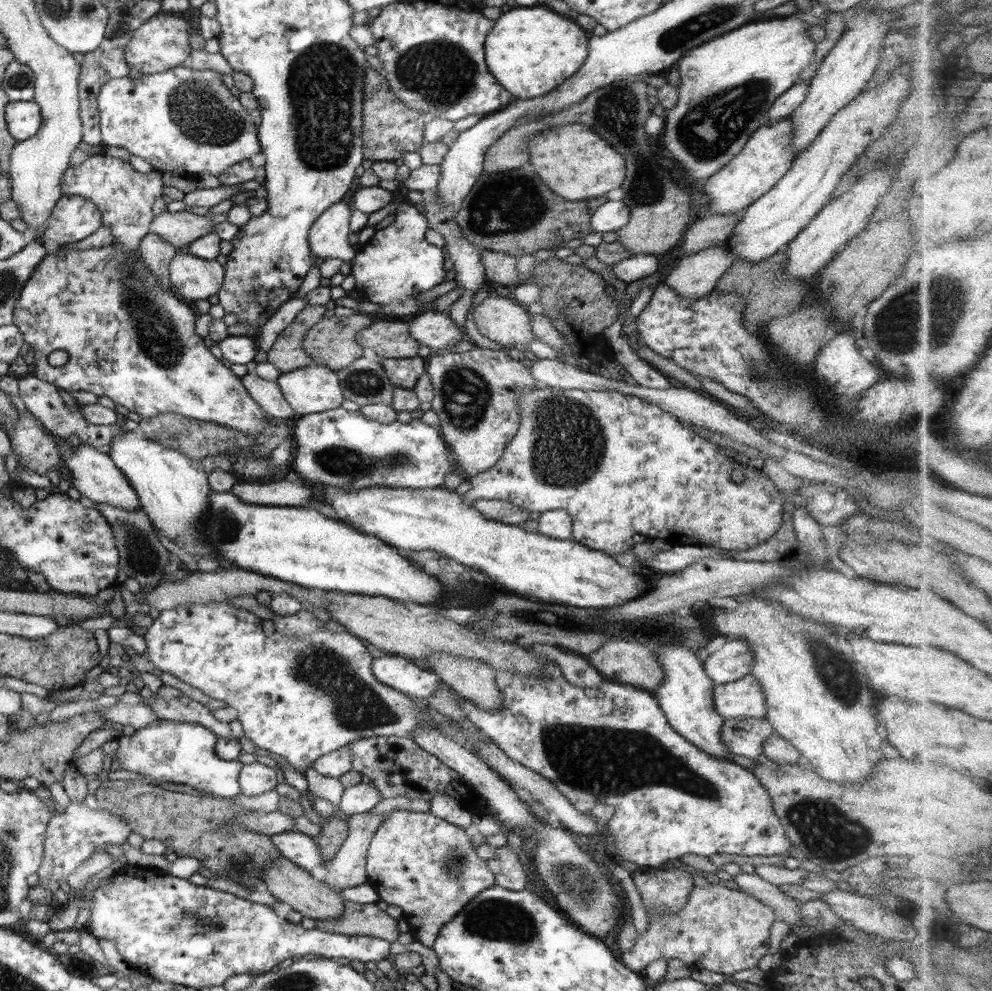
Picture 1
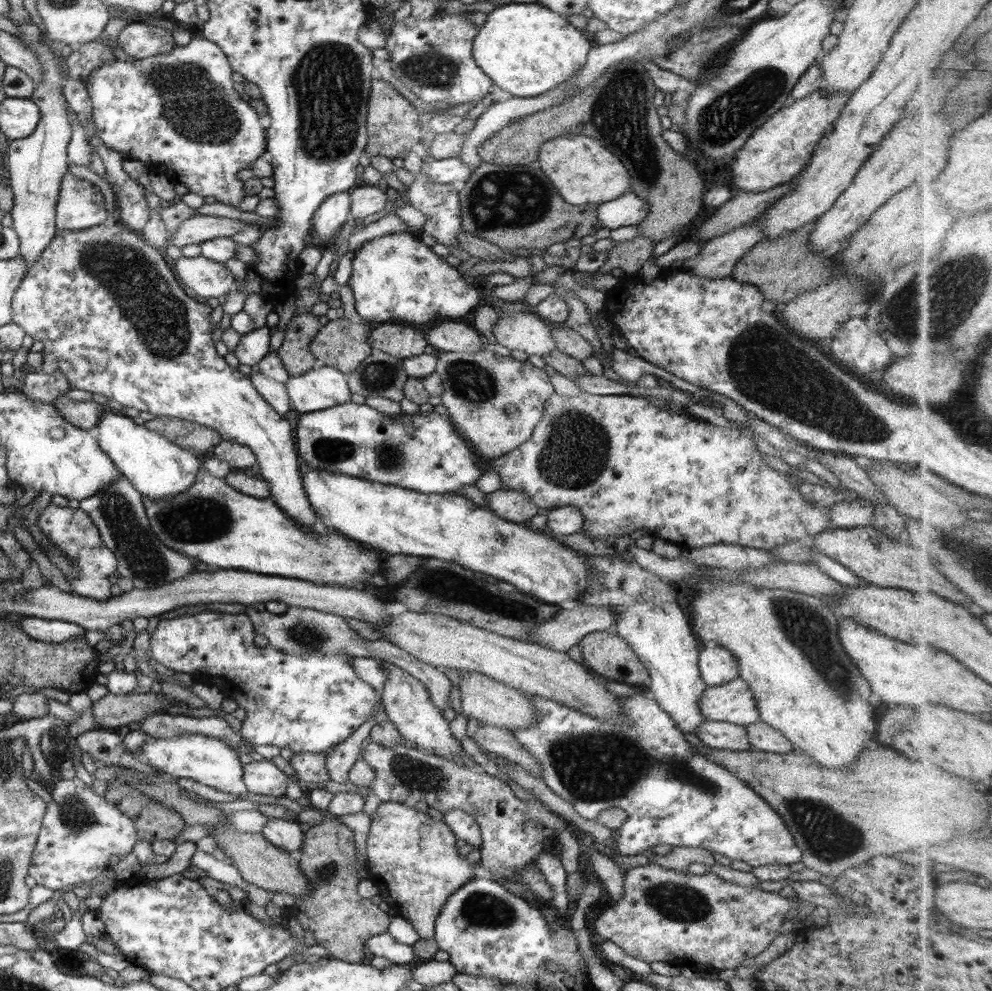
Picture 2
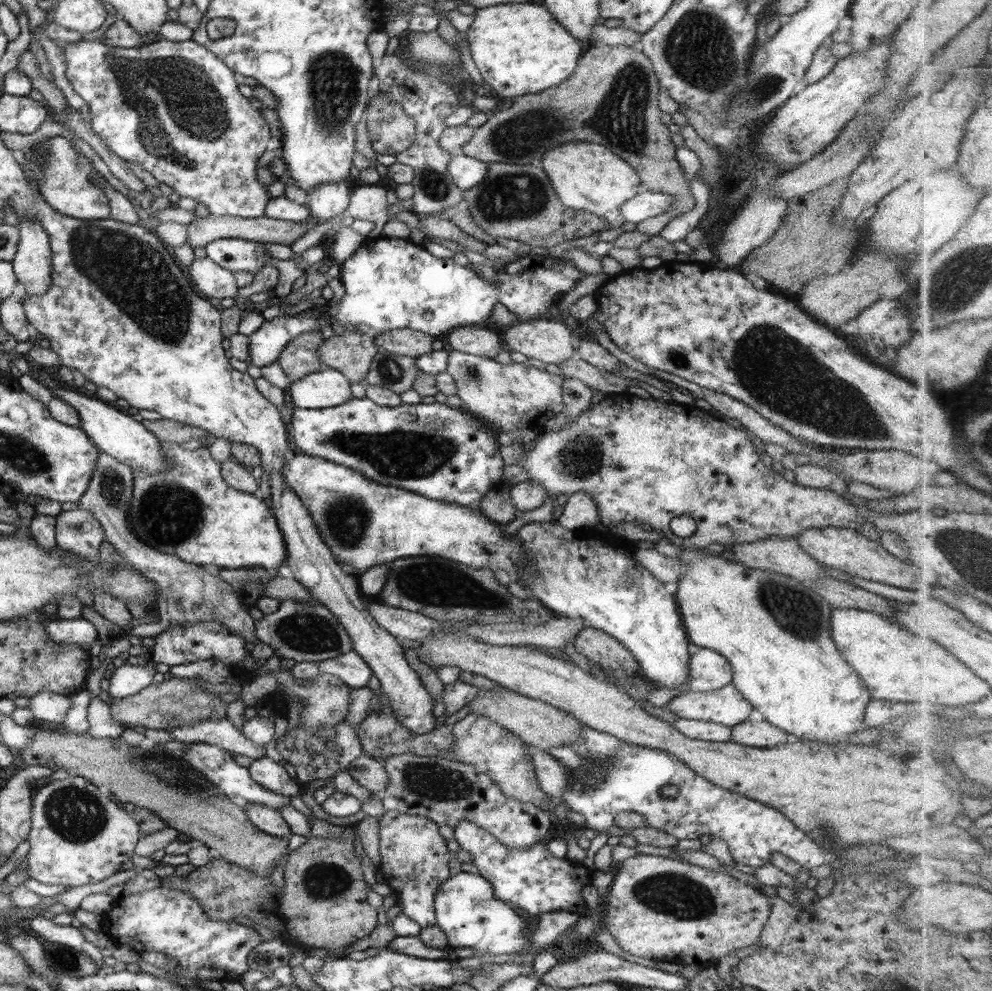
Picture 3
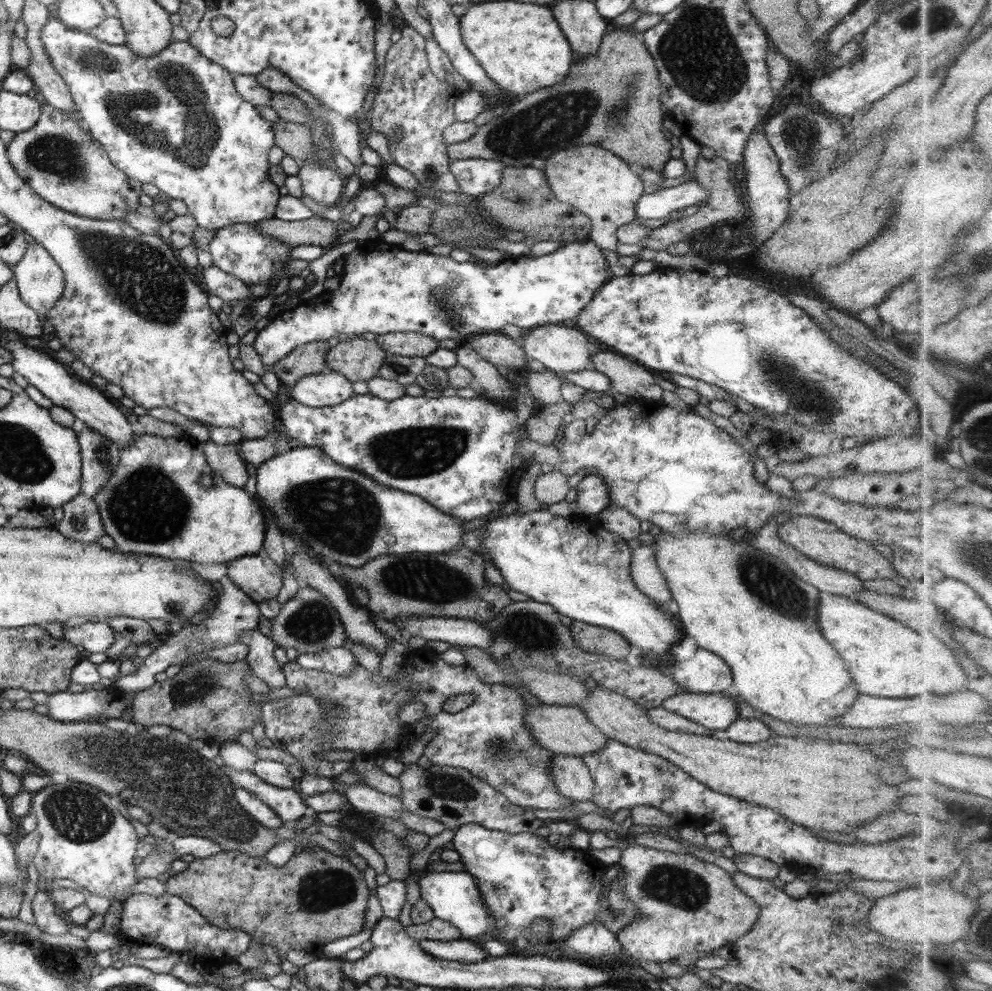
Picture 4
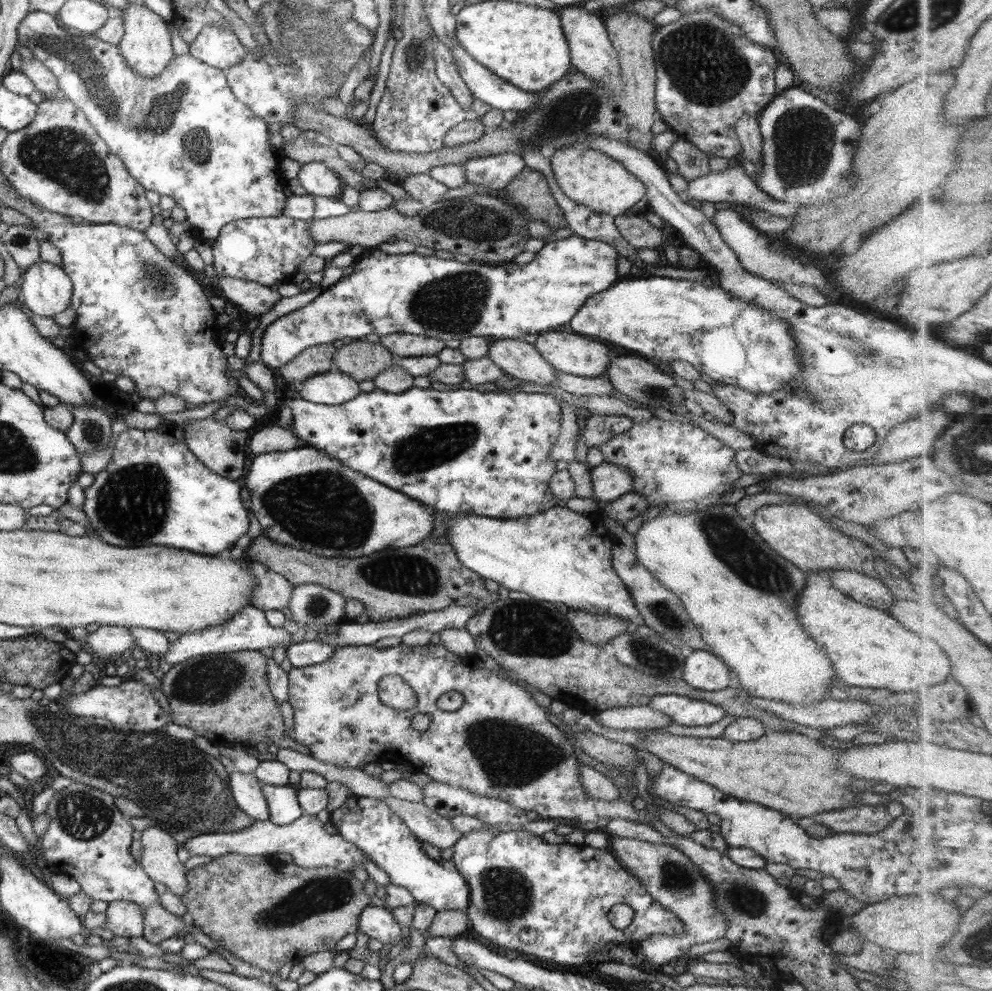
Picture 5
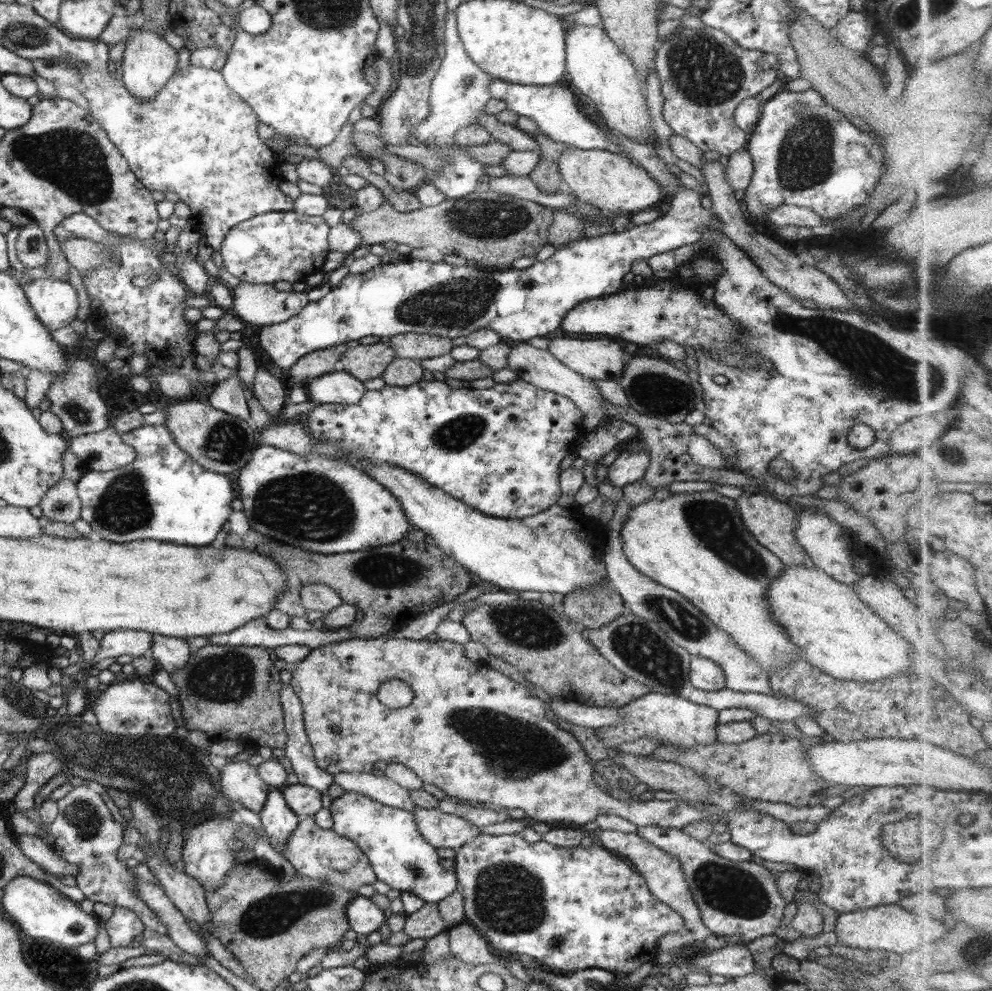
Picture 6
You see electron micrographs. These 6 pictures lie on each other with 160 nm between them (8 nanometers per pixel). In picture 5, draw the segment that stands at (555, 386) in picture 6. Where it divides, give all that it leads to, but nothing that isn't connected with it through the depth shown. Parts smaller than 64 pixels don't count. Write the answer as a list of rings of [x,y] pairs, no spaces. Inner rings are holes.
[[[491,339],[487,354],[510,378],[540,385],[554,385],[558,371],[524,339]]]

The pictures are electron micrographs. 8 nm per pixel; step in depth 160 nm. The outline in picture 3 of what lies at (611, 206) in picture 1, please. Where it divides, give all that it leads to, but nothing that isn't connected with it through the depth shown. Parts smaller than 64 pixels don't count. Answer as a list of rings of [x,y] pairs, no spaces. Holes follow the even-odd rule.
[[[640,189],[634,198],[631,198],[620,207],[620,212],[625,223],[638,225],[646,218],[652,218],[652,216],[664,213],[676,201],[672,195]]]

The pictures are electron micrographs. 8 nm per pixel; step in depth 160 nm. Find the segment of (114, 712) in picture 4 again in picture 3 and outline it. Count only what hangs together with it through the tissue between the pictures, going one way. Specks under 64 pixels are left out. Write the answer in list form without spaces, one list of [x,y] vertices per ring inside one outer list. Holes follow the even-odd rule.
[[[44,691],[30,697],[28,708],[32,710],[35,719],[62,726],[62,722],[66,719],[66,713],[72,705],[70,701],[69,695]]]

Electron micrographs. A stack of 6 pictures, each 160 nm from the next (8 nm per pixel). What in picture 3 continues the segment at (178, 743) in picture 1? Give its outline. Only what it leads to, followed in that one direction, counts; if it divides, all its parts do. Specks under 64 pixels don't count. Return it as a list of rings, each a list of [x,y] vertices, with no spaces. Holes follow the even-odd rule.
[[[193,742],[188,745],[186,752],[178,759],[182,759],[195,772],[198,771],[208,782],[214,783],[228,798],[239,802],[258,803],[277,810],[290,803],[289,796],[276,794],[276,792],[264,788],[264,785],[258,784],[258,781],[250,776],[249,770],[240,766],[228,750],[204,742]]]

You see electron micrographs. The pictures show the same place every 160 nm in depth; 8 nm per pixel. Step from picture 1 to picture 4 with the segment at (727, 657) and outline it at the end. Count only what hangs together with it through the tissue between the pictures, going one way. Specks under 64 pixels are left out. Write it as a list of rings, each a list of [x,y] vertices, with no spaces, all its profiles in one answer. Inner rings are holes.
[[[702,648],[690,659],[675,661],[672,678],[690,693],[737,694],[728,664],[720,656]]]

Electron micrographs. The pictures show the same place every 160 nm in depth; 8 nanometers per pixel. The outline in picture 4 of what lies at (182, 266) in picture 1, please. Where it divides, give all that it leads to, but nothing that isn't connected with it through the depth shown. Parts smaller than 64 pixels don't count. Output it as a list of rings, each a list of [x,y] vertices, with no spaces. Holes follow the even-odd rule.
[[[214,265],[202,270],[200,286],[209,295],[219,296],[227,303],[230,300],[242,301],[253,298],[249,286],[243,280],[220,270]]]

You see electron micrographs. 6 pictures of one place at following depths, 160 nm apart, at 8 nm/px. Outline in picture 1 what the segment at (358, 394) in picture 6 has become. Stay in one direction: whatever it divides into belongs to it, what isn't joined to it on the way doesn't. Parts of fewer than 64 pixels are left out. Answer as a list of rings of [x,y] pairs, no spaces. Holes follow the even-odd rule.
[[[316,363],[282,373],[277,383],[289,405],[299,415],[341,407],[345,398],[336,371]]]

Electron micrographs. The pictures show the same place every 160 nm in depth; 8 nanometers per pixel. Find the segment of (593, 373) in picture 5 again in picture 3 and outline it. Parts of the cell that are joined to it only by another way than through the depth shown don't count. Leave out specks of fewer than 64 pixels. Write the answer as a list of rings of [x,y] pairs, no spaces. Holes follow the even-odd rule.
[[[530,319],[512,323],[505,328],[504,342],[509,351],[522,352],[528,359],[541,360],[544,364],[560,364],[576,357],[576,339],[572,330],[562,322],[548,319]]]

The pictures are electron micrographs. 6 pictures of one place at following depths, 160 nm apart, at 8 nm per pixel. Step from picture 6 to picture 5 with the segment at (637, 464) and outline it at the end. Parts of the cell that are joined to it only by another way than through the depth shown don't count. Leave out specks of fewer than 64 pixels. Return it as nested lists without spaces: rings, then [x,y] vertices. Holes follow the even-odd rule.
[[[603,462],[590,472],[594,491],[592,499],[599,504],[616,500],[633,487],[630,471],[620,465]]]

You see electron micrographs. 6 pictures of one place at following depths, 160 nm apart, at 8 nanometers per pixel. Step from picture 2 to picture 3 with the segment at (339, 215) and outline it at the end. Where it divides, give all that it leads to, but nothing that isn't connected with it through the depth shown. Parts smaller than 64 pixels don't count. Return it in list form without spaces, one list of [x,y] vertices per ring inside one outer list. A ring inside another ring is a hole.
[[[344,181],[322,183],[308,194],[306,205],[311,212],[312,222],[323,222],[344,214],[349,205],[352,188]]]

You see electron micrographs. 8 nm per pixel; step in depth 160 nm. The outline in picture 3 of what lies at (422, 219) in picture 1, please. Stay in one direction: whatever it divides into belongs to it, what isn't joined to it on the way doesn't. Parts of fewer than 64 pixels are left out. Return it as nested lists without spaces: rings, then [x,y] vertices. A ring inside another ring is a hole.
[[[376,236],[367,238],[350,258],[340,264],[339,278],[345,288],[341,301],[332,306],[298,313],[296,316],[286,314],[277,318],[265,320],[260,328],[249,335],[250,360],[248,365],[268,366],[278,360],[284,347],[297,336],[305,332],[322,331],[334,322],[341,322],[346,330],[354,330],[361,324],[368,324],[372,333],[394,331],[395,329],[412,329],[423,332],[435,338],[446,336],[458,327],[484,324],[492,316],[496,304],[504,304],[517,316],[517,320],[536,319],[546,314],[552,305],[560,306],[563,297],[567,295],[583,277],[583,272],[571,263],[559,257],[527,254],[507,262],[499,271],[495,282],[480,277],[476,271],[457,264],[451,258],[439,258],[432,255],[423,245],[416,245],[411,240]]]

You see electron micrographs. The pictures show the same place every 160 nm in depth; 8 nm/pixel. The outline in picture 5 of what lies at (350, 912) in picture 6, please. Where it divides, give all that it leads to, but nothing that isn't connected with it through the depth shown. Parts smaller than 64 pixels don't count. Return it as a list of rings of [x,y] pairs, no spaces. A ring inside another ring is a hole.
[[[375,902],[360,913],[357,930],[383,944],[392,942],[394,946],[402,940],[402,927],[391,911]]]

